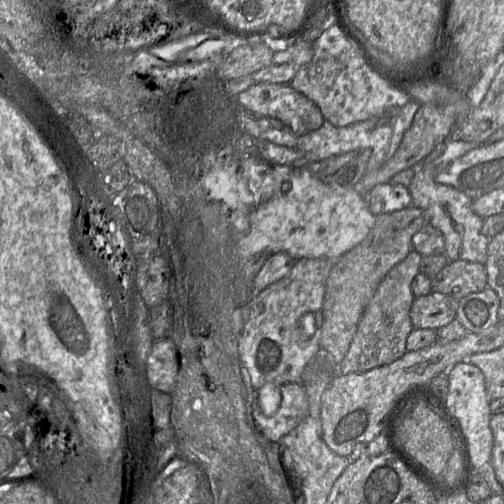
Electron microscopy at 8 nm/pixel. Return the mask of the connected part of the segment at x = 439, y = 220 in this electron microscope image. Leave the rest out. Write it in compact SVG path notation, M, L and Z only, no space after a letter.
M423 161L418 167L411 168L416 168L415 175L408 186L412 198L412 206L423 210L427 216L427 223L430 223L442 232L445 238L445 254L449 260L465 260L484 264L487 258L490 238L482 232L484 218L473 211L473 200L452 186L437 183L435 181L437 165L433 161Z

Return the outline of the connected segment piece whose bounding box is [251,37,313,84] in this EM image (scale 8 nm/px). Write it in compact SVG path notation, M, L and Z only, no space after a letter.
M301 37L278 40L278 49L270 63L251 74L254 83L289 84L299 68L312 59L312 44Z

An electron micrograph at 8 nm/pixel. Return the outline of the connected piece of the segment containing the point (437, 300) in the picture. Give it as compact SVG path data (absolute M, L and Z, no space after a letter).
M430 293L416 297L410 309L414 329L438 328L455 319L459 300L441 293Z

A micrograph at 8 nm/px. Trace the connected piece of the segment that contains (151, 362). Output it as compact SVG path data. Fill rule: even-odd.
M171 338L153 339L145 369L149 386L171 394L179 370L178 351Z

